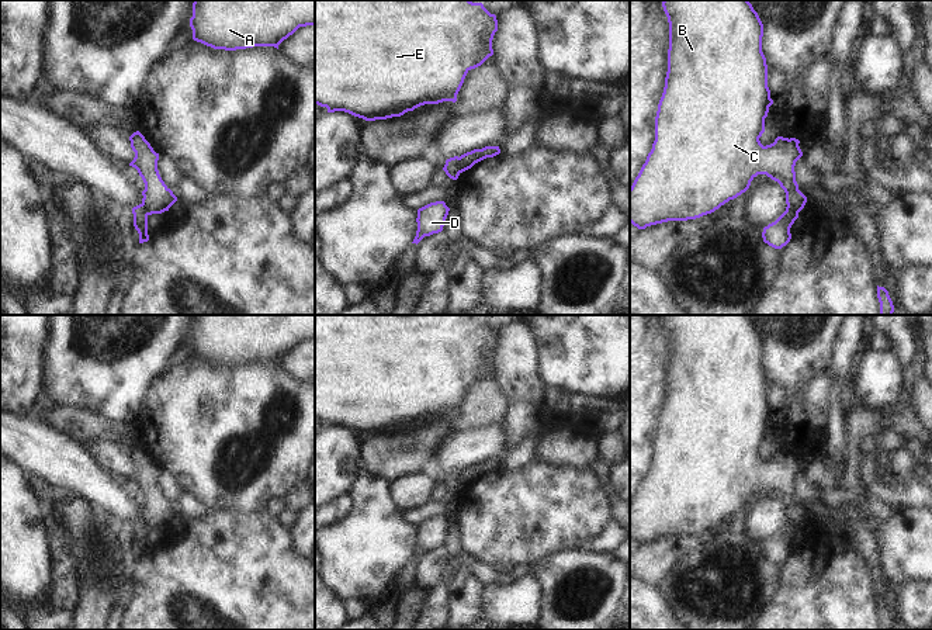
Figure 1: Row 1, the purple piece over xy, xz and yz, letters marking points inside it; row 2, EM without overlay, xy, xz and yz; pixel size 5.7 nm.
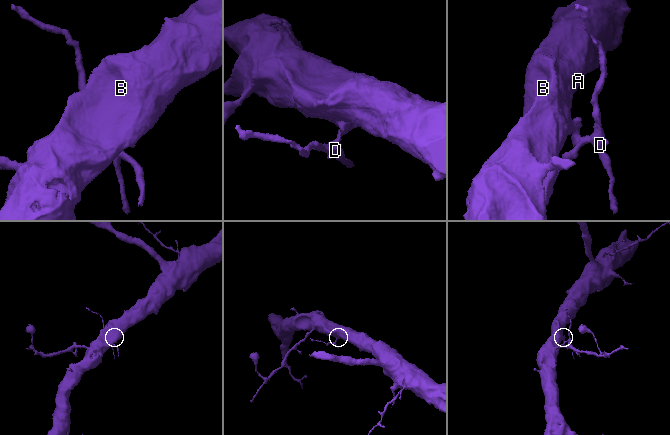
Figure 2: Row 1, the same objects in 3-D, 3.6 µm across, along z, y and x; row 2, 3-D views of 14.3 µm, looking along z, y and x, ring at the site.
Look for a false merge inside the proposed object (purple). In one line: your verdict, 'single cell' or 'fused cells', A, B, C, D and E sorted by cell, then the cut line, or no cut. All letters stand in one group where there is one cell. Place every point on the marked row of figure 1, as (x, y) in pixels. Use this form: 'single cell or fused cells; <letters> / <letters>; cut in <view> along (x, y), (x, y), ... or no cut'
fused cells; A B C E / D; cut in xz along (460, 158), (458, 172)

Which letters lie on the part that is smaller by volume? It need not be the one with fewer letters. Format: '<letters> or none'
D

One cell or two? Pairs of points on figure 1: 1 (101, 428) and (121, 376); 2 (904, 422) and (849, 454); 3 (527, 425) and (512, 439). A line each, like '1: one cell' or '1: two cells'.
1: two cells
2: one cell
3: one cell

